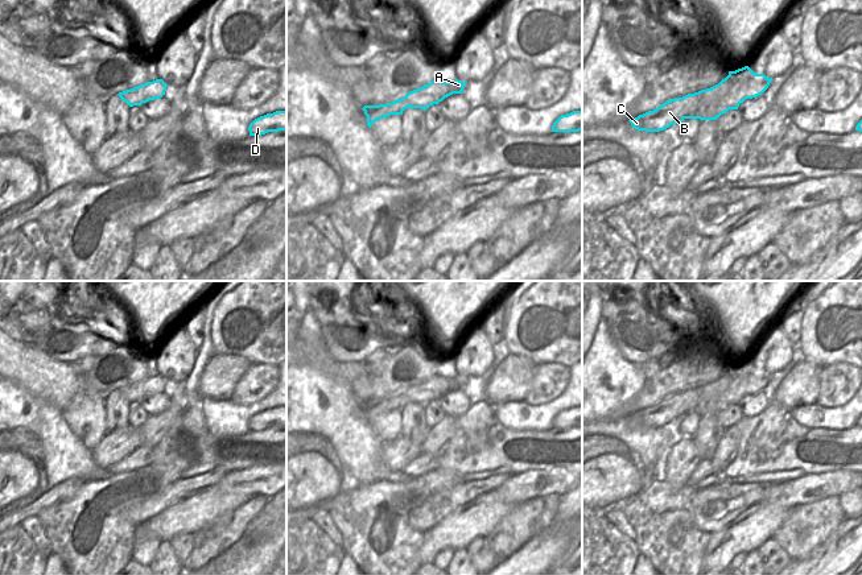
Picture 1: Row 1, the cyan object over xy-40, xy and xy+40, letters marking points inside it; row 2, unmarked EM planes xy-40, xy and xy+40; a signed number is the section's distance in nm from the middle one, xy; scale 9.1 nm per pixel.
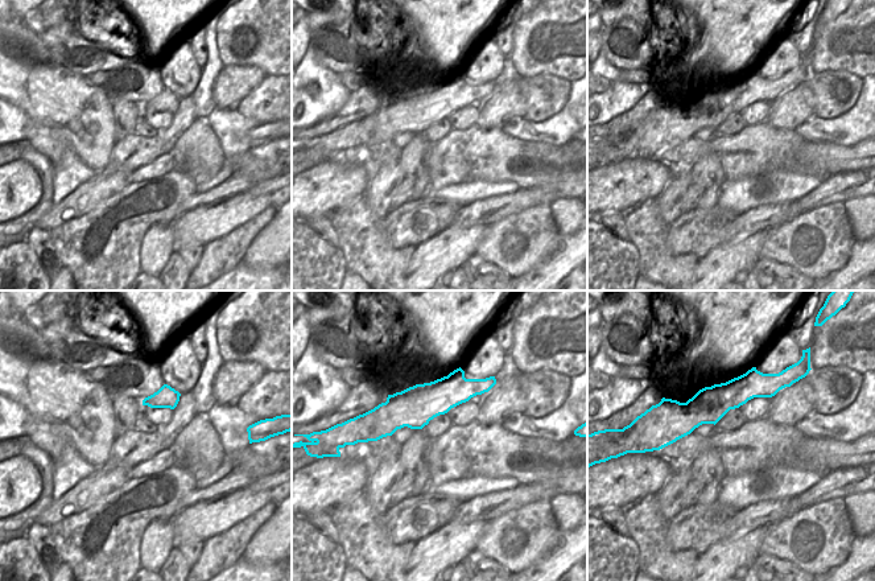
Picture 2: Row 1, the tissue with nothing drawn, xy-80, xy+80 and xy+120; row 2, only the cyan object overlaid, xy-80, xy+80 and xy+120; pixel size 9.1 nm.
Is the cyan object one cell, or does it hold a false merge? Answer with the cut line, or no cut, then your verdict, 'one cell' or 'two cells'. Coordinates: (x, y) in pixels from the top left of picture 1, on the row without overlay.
cut xy (401, 393), (409, 401); two cells

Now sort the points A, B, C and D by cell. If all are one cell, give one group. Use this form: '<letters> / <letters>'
A D / B C

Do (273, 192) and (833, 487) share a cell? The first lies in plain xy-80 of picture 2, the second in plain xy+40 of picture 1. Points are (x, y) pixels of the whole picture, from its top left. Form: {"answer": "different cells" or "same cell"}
{"answer": "same cell"}

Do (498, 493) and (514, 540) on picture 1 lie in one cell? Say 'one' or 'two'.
two

